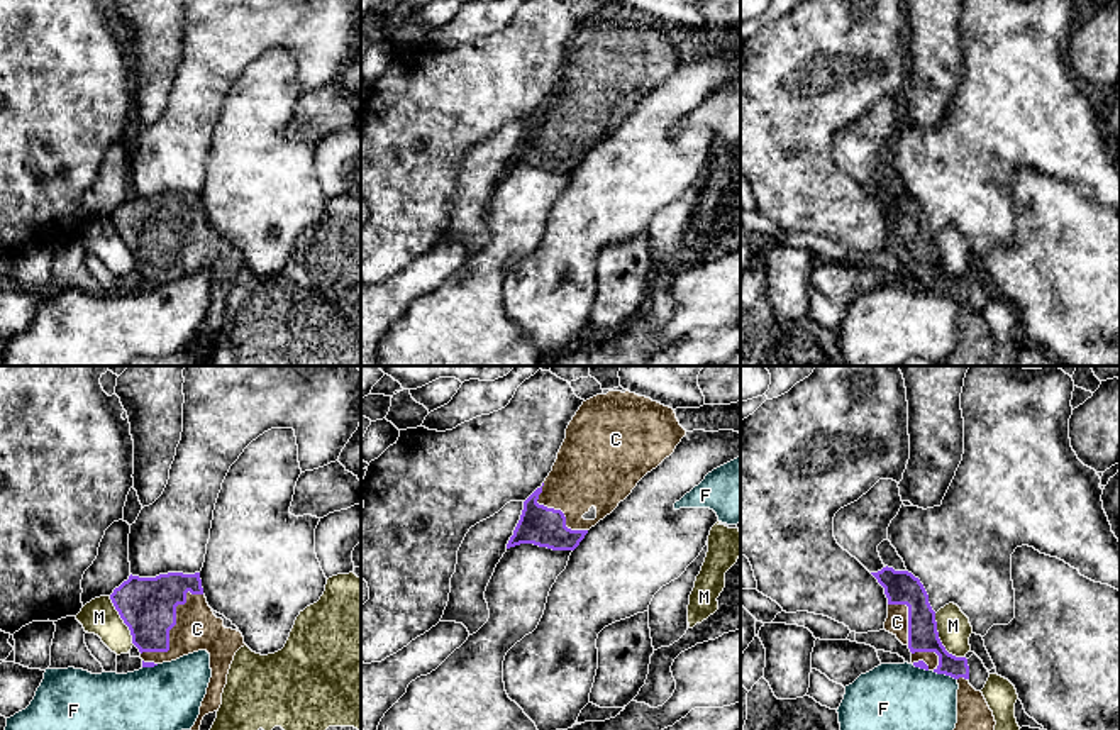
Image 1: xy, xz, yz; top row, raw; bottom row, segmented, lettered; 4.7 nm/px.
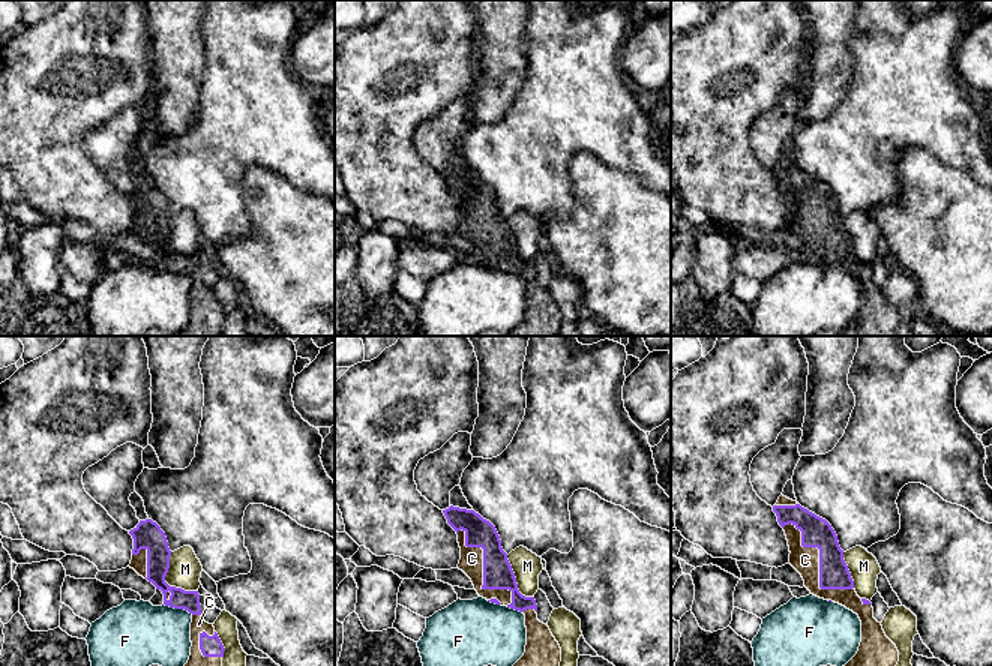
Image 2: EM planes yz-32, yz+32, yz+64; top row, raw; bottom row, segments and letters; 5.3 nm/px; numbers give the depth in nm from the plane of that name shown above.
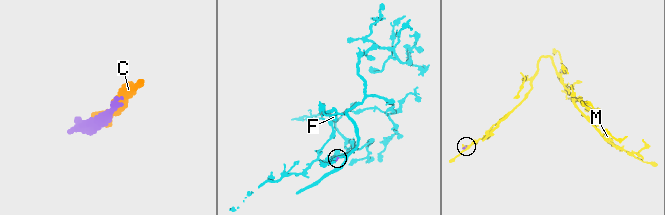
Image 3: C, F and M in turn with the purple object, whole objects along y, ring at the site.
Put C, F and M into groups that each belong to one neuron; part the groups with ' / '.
C / F / M

